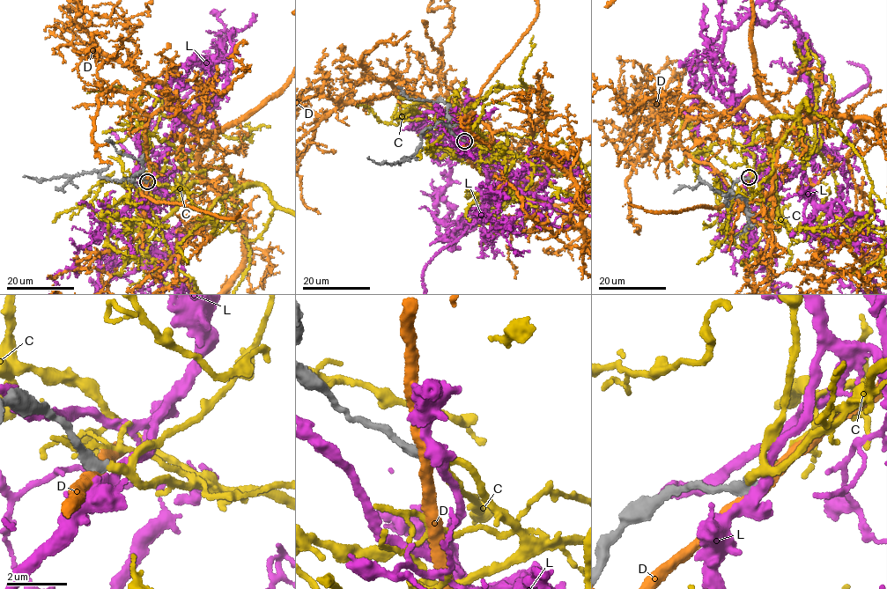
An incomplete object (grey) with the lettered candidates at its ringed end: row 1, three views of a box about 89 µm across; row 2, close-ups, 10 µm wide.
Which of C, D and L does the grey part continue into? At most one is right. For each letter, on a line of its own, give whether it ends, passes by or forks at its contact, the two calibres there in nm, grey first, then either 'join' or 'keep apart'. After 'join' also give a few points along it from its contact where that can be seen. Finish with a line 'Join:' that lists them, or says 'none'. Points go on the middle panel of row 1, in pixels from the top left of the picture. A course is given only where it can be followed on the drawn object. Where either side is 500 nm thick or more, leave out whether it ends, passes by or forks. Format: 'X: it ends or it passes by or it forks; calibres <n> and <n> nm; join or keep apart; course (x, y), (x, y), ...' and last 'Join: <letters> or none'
C: it passes by; calibres 400 and 190 nm; join
D: it passes by; calibres 420 and 400 nm; keep apart
L: it passes by; calibres 400 and 360 nm; keep apart
Join: C

